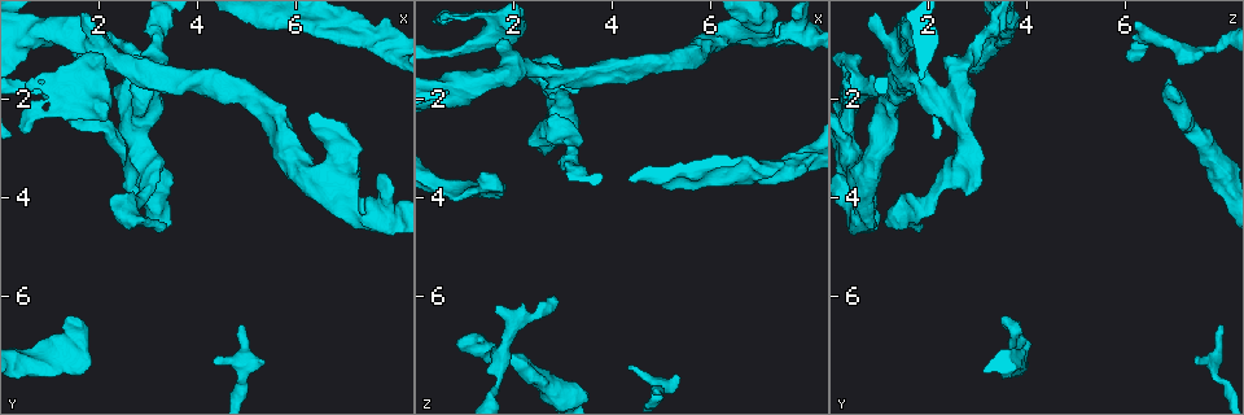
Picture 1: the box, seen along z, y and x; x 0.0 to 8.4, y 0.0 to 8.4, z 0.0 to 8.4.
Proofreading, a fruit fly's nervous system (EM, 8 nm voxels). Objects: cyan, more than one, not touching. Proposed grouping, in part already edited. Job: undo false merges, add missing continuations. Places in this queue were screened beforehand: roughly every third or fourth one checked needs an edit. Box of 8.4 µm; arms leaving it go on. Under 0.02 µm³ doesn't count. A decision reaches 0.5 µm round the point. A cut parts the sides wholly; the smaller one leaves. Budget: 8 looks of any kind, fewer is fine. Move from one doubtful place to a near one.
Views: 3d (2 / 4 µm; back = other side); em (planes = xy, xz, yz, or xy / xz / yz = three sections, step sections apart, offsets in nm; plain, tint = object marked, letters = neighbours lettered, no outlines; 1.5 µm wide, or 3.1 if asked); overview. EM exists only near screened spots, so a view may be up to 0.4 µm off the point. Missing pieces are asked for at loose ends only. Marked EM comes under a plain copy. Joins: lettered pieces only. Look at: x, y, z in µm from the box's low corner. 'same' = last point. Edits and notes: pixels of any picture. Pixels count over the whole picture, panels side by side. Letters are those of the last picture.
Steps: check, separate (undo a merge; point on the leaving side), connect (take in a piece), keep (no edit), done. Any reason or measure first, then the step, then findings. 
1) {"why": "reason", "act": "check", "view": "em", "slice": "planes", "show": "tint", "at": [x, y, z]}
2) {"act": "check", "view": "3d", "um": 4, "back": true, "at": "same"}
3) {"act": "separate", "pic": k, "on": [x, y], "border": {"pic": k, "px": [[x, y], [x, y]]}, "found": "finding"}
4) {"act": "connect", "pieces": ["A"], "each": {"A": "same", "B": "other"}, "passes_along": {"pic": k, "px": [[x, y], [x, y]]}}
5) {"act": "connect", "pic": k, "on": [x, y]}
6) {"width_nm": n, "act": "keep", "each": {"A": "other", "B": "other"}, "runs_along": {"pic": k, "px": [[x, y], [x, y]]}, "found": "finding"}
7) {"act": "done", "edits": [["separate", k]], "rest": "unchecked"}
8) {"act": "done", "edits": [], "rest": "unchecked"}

{"why": "end of a long branch", "act": "check", "view": "em", "slice": "xz", "step": 8, "show": "letters", "at": [0.85, 1.80, 6.95]}

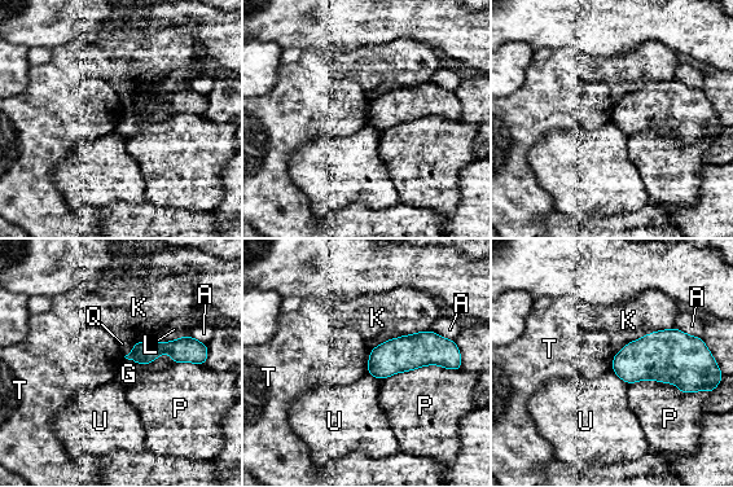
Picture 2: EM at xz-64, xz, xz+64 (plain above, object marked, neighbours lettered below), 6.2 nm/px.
{"act": "keep", "each": {"A": "other", "G": "other", "K": "other", "L": "other", "P": "other", "Q": "other", "T": "other", "U": "other"}, "border": {"pic": 2, "px": [[371, 350], [367, 373]]}, "found": "no lettered piece goes on from it"}

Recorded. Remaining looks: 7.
{"why": "branch stops here", "act": "check", "view": "em", "slice": "planes", "show": "letters", "at": [2.95, 1.05, 6.10]}

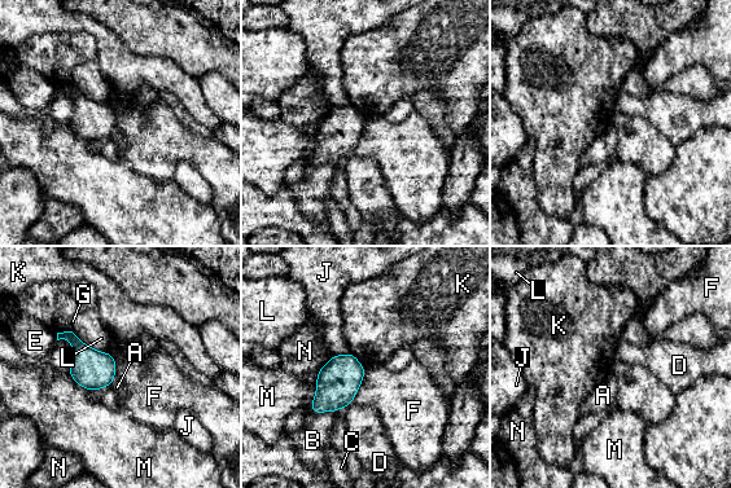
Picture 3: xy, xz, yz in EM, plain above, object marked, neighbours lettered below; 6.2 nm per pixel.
{"width_nm": 160, "act": "keep", "each": {"A": "other", "B": "other", "C": "other", "D": "other", "E": "other", "F": "other", "G": "other", "J": "other", "K": "other", "L": "other", "M": "other", "N": "other"}, "border": {"pic": 3, "px": [[349, 351], [364, 369]]}, "found": "none of them fits"}

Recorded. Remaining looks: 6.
{"why": "three arms meet", "act": "check", "view": "em", "slice": "planes", "show": "letters", "at": [2.90, 1.70, 1.75]}

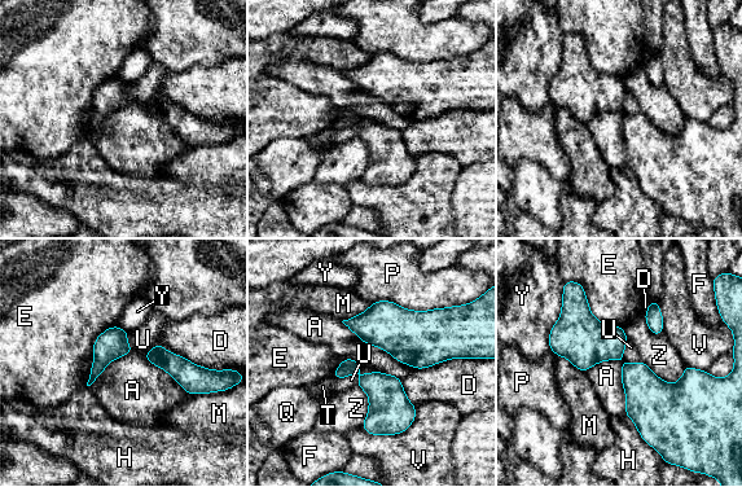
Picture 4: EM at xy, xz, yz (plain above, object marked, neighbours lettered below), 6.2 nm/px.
{"act": "separate", "pic": 4, "on": [97, 368], "each": {"A": "other", "D": "other", "E": "other", "F": "other", "H": "other", "M": "other", "P": "other", "Q": "other", "T": "other", "U": "other", "V": "other", "Y": "other", "Z": "other"}, "border": {"pic": 4, "px": [[95, 359], [106, 364]]}, "found": "two neurons meet here"}

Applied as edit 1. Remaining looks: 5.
{"act": "done", "edits": [["separate", 4]], "rest": "unchecked"}

